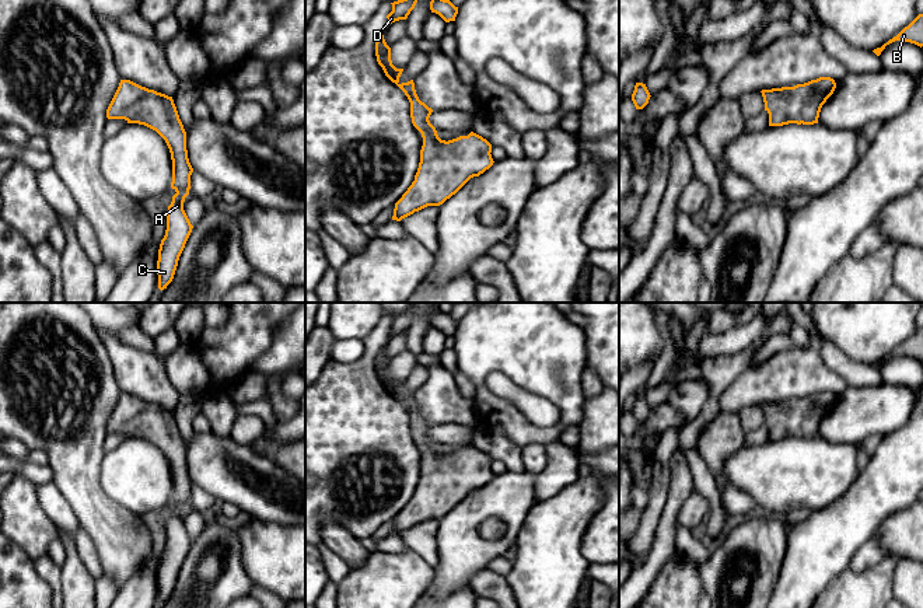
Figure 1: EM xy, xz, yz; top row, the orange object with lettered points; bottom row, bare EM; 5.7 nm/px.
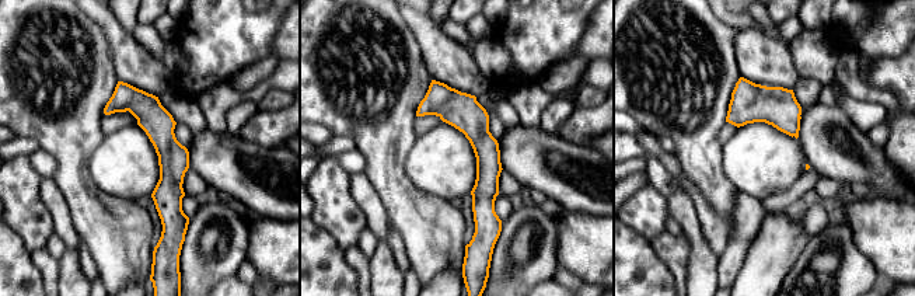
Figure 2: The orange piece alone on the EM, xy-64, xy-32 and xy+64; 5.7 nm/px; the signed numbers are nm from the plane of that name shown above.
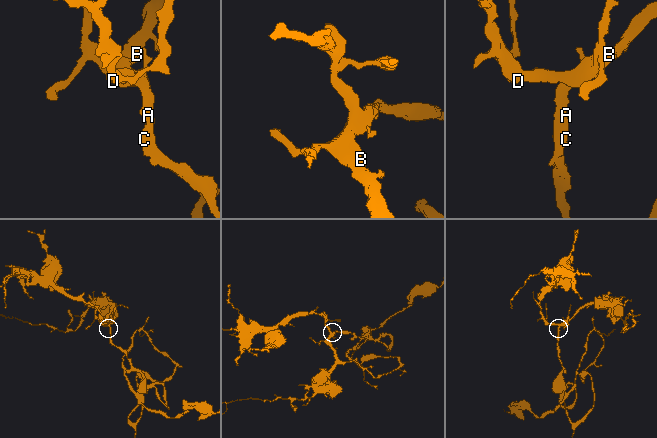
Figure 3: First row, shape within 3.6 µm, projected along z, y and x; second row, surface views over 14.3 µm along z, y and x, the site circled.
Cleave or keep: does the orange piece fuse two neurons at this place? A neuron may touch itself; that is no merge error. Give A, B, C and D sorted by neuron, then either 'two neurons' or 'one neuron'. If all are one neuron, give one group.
A B C D; one neuron

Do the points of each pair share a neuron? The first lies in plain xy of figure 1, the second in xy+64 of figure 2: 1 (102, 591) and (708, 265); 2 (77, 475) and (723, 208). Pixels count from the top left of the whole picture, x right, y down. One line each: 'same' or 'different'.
1: different
2: same

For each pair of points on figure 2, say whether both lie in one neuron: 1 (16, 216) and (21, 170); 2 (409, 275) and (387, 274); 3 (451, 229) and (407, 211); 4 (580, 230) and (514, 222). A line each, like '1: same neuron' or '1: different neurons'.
1: same neuron
2: different neurons
3: same neuron
4: different neurons

